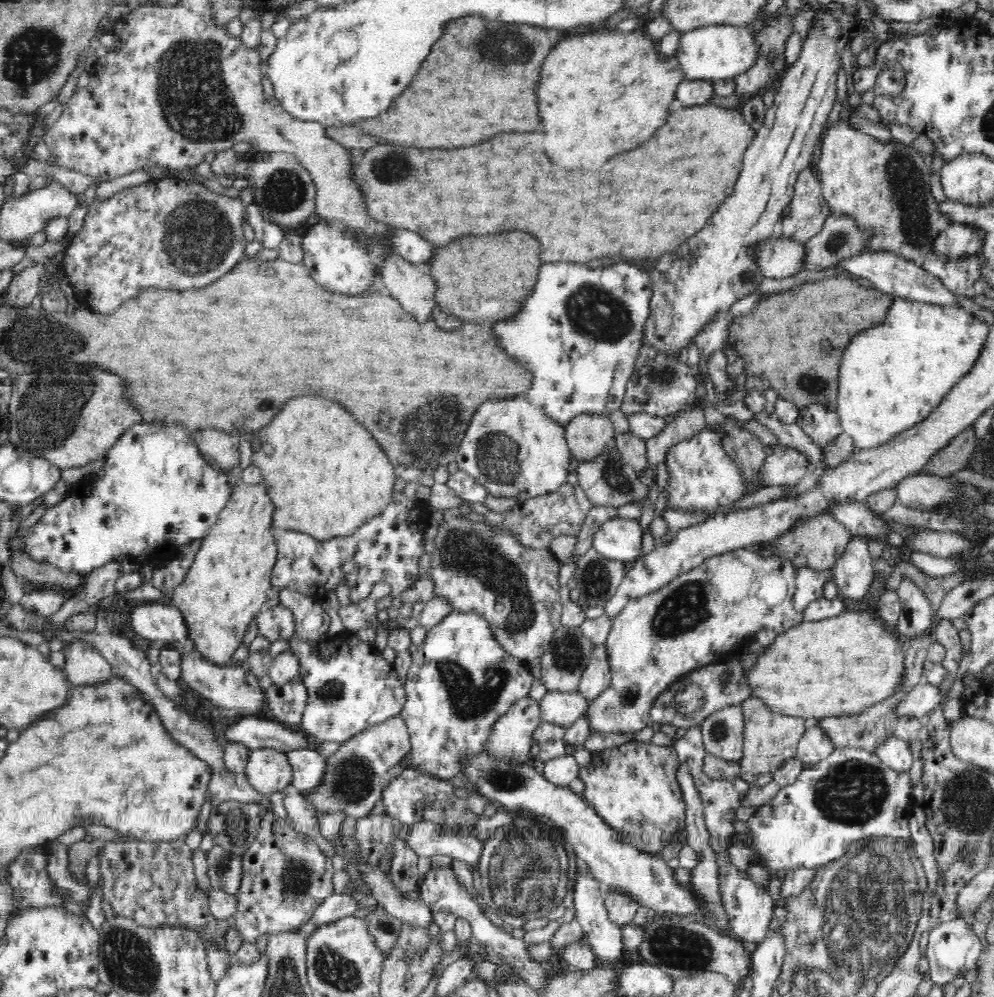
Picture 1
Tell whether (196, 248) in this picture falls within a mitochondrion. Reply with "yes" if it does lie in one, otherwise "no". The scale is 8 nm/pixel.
yes

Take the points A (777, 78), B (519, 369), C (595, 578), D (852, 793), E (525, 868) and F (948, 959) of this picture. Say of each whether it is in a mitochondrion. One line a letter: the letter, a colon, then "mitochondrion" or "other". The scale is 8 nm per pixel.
A: other
B: other
C: mitochondrion
D: mitochondrion
E: mitochondrion
F: other

